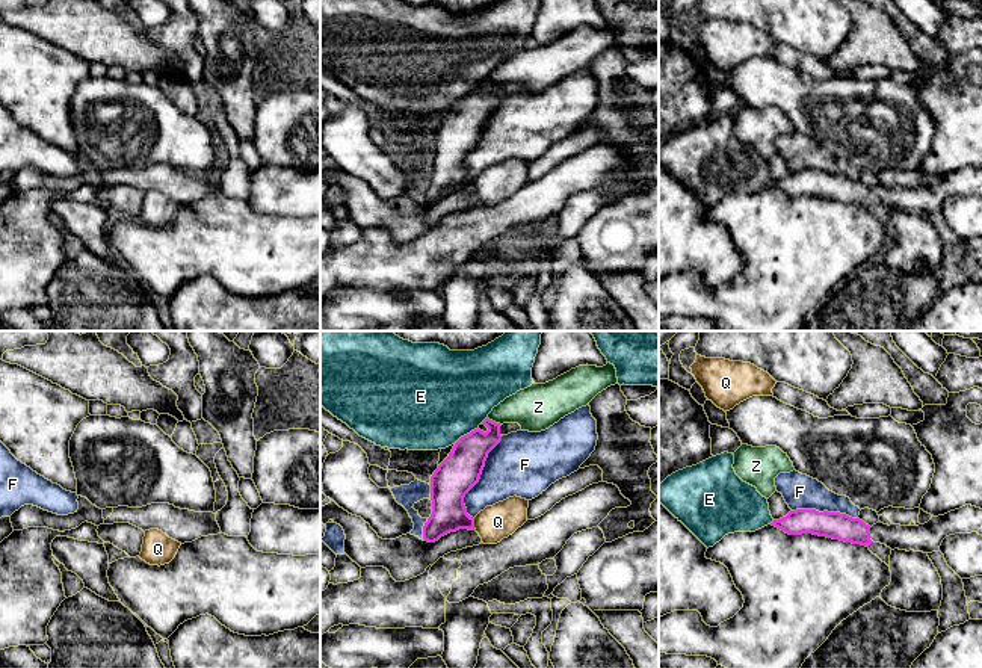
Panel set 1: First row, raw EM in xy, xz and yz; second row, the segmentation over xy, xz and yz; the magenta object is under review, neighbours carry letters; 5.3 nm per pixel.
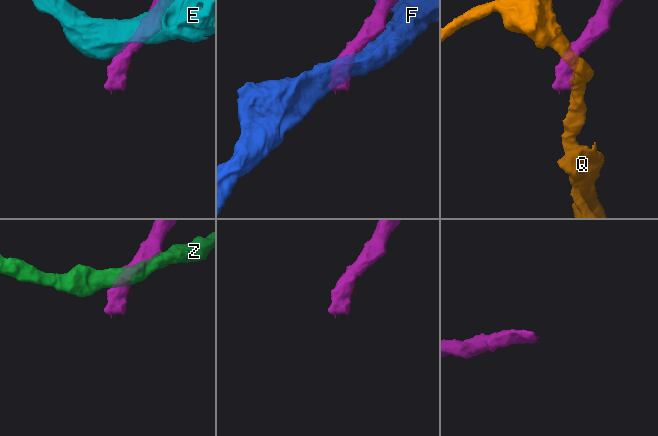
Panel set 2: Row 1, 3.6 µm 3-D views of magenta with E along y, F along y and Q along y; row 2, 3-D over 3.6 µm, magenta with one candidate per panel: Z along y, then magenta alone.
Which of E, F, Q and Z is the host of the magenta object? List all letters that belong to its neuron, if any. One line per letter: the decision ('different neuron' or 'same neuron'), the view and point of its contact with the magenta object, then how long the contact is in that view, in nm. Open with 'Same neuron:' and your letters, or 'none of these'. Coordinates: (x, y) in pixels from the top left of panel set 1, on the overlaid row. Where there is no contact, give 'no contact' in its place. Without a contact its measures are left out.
Same neuron: none of these
E: different neuron | xz (467, 434) | 160 nm
F: different neuron | xz (479, 478) | 480 nm
Q: different neuron | xz (473, 525) | 70 nm
Z: different neuron | xz (494, 422) | 90 nm

